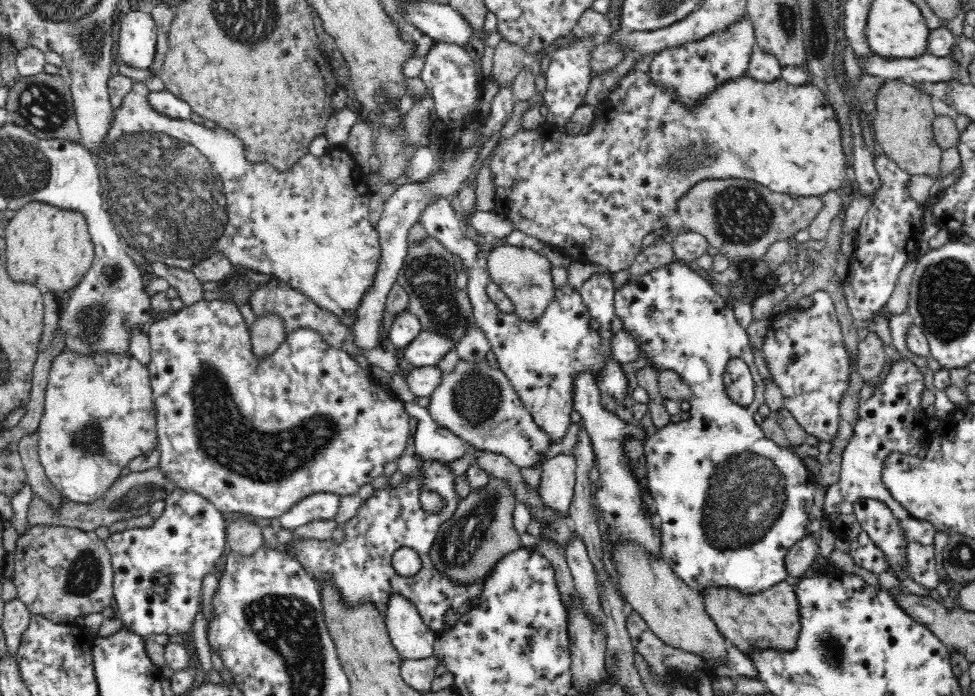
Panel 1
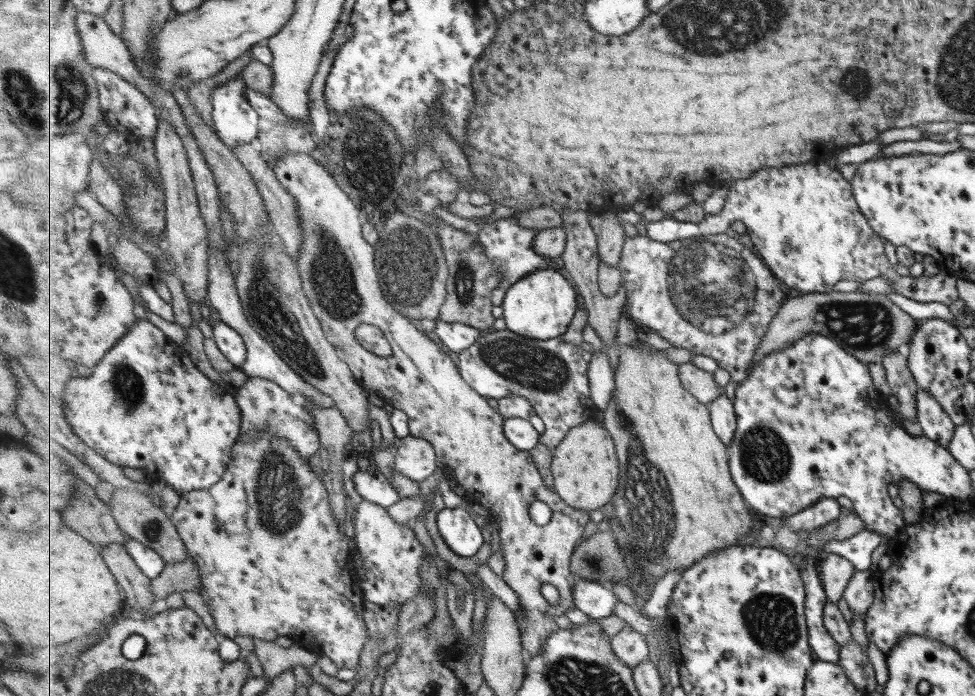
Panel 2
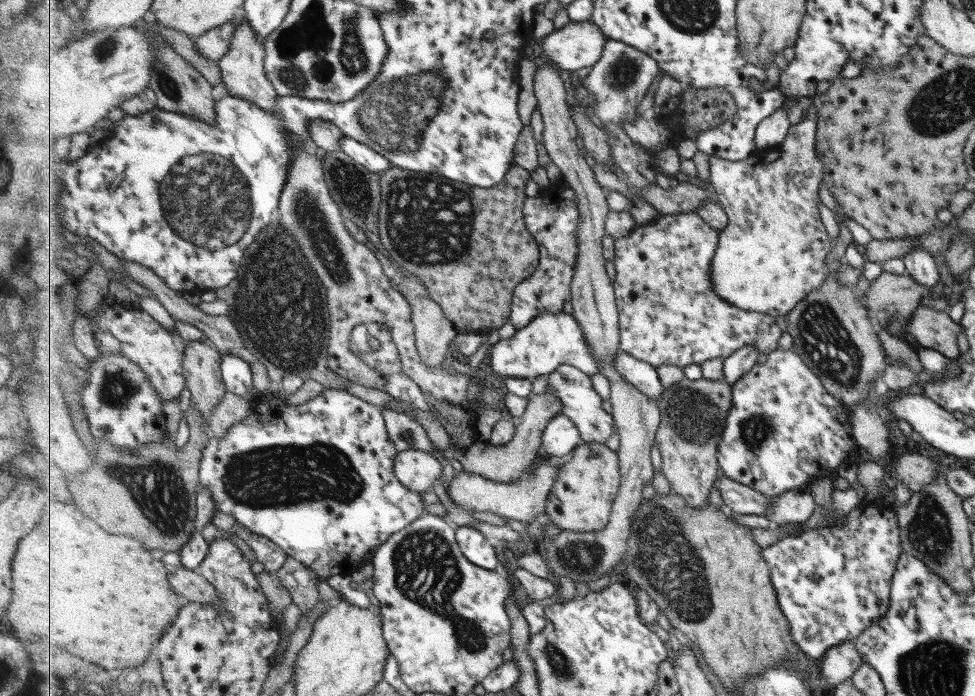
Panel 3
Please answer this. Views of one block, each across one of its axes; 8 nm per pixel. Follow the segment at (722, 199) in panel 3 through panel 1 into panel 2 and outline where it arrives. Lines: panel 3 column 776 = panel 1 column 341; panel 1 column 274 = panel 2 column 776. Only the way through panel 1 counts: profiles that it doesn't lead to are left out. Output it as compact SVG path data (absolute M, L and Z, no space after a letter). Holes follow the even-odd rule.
M825 160L805 162L781 167L764 168L747 179L733 183L728 194L725 206L720 213L707 214L701 222L681 222L675 217L664 217L659 221L650 221L646 224L646 234L659 242L674 242L696 237L709 237L711 235L730 234L733 222L742 222L750 235L754 247L759 255L767 262L771 272L779 277L789 290L808 293L828 293L833 285L841 280L863 282L871 278L885 278L893 290L905 298L915 302L938 302L949 306L957 298L955 278L947 275L945 270L939 270L935 276L899 276L887 261L883 253L882 242L867 224L866 217L862 215L857 202L851 198L849 184L839 176L837 168L832 169Z

